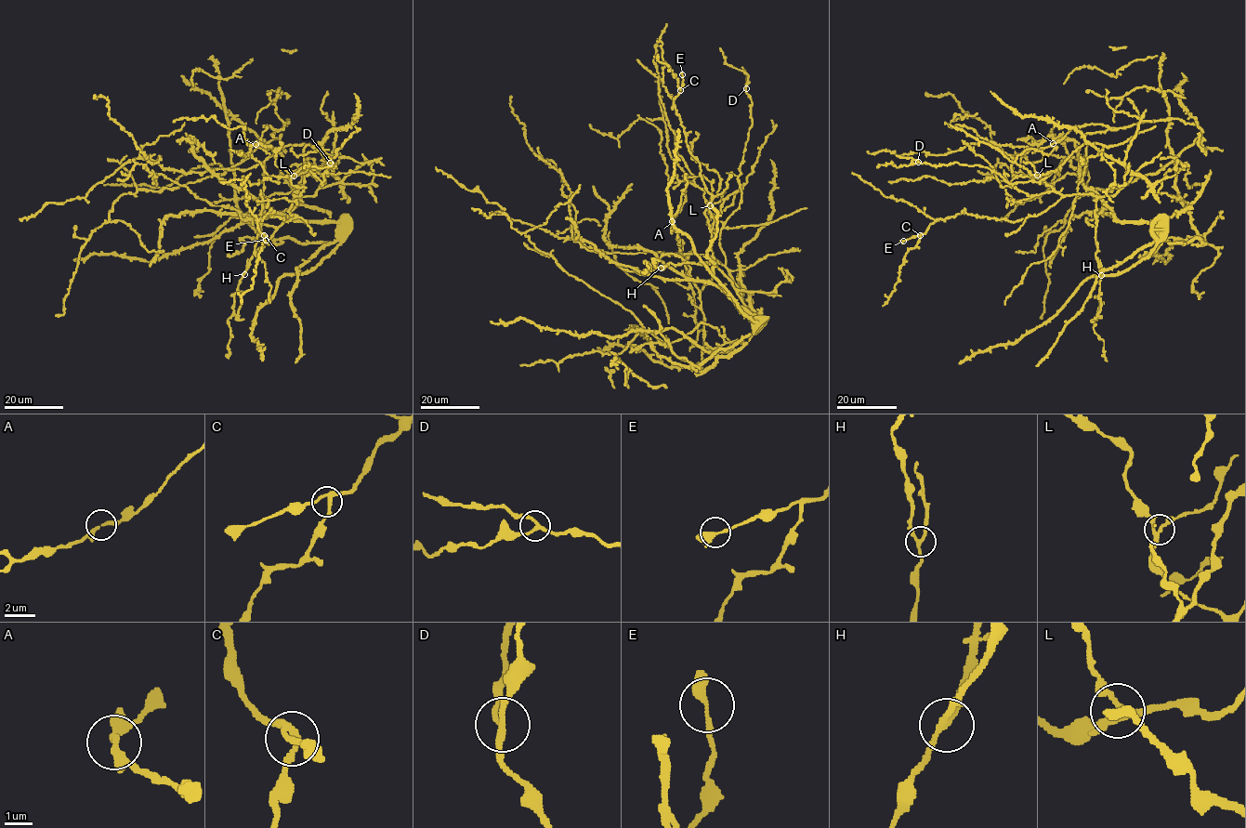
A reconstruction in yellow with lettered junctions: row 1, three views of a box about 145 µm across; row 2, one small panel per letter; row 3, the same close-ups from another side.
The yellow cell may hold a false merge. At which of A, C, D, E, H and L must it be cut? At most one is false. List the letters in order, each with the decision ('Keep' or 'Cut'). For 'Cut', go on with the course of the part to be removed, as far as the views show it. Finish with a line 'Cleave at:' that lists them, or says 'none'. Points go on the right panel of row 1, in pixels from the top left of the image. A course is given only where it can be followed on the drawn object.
A: Keep
C: Keep
D: Keep
E: Keep
H: Cut. Course of the part to remove: (1101, 275), (1100, 259)
L: Keep
Cleave at: H

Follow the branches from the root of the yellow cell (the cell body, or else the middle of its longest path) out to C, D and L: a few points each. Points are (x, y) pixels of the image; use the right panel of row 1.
C: (1086, 168), (1112, 213), (1086, 220), (1095, 228), (1096, 197), (1072, 193), (1021, 220), (956, 214), (920, 235)
D: (1086, 168), (1086, 144), (1097, 143), (1084, 143), (1039, 182), (1008, 183), (986, 166), (918, 162)
L: (1086, 168), (1083, 169), (1086, 166), (1086, 144), (1097, 143), (1084, 143), (1050, 174), (1037, 175)

